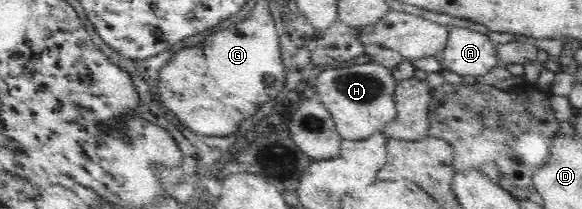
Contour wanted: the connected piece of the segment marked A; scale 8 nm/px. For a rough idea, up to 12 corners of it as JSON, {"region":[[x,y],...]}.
{"region":[[449,27],[436,59],[461,77],[496,67],[495,45],[484,34]]}

